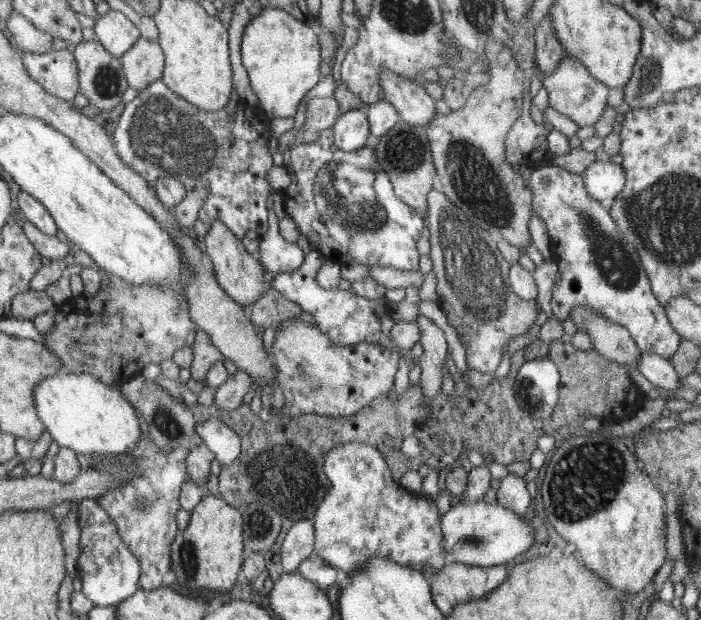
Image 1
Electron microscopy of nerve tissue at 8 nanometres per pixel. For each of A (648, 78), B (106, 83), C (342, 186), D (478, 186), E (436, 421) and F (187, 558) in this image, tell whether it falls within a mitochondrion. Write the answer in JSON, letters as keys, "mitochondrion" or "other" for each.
{"A":"mitochondrion","B":"mitochondrion","C":"mitochondrion","D":"mitochondrion","E":"mitochondrion","F":"mitochondrion"}

